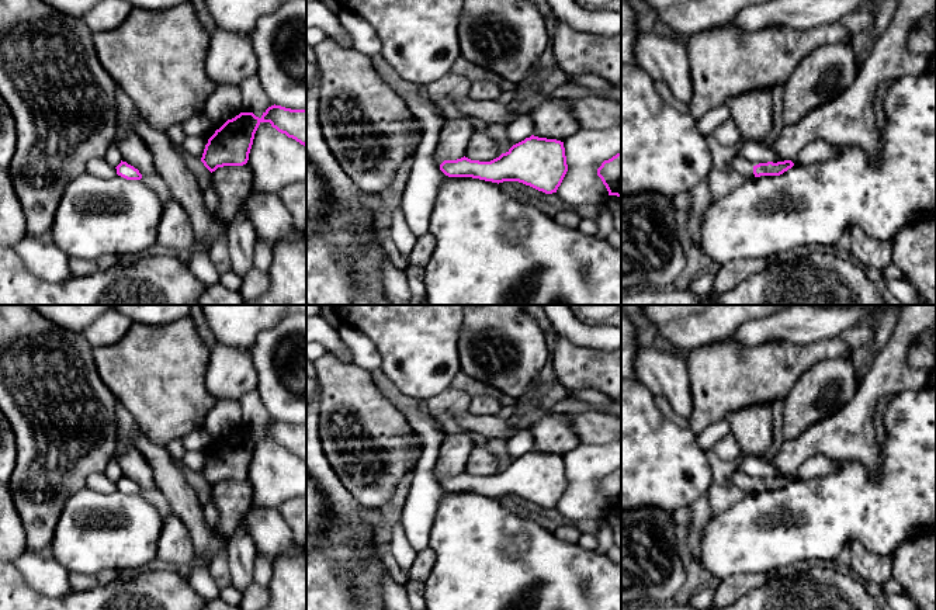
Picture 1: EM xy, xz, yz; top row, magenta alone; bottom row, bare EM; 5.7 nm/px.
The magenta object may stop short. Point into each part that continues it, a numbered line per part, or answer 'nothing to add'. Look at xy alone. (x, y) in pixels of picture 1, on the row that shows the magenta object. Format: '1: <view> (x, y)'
nothing to add

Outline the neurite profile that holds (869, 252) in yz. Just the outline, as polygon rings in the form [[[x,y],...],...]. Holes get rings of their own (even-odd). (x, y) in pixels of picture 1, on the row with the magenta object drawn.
[[[850,228],[850,253],[863,267],[885,268],[892,263],[892,242],[869,236],[860,228]]]

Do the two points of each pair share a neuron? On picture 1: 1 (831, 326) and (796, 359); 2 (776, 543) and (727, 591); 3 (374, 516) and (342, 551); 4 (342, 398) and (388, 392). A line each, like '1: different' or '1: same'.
1: different
2: different
3: different
4: different

